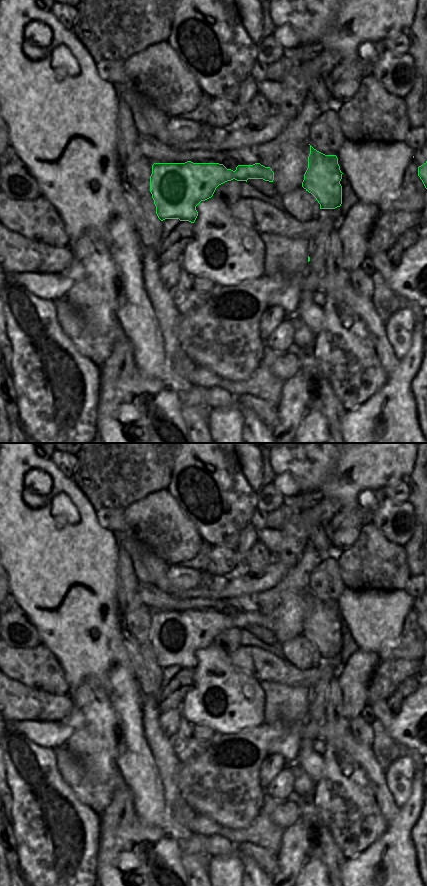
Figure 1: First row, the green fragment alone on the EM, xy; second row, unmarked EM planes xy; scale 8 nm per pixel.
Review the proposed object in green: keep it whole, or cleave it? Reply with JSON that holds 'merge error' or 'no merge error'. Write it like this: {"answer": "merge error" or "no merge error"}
{"answer": "no merge error"}

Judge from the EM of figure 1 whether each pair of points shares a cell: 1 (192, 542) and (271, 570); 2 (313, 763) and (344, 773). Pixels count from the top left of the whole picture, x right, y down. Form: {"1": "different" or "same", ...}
{"1": "different", "2": "different"}

